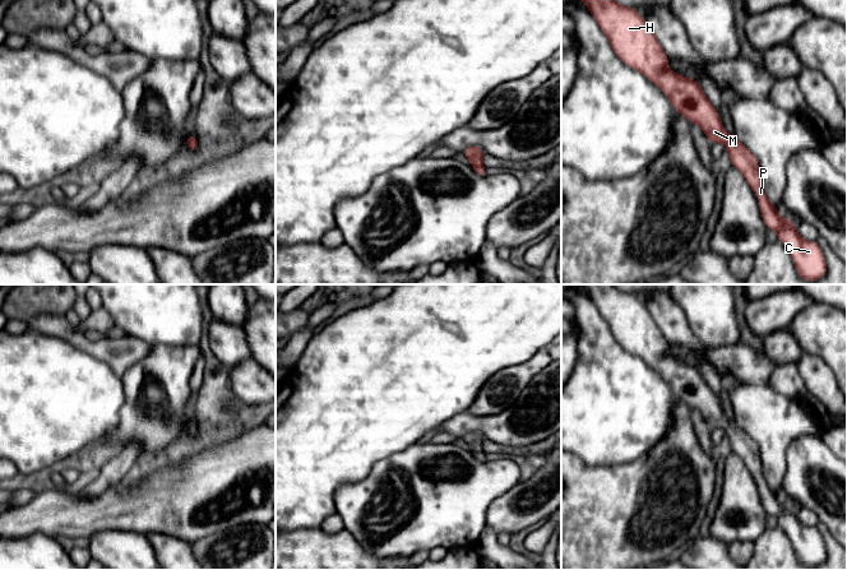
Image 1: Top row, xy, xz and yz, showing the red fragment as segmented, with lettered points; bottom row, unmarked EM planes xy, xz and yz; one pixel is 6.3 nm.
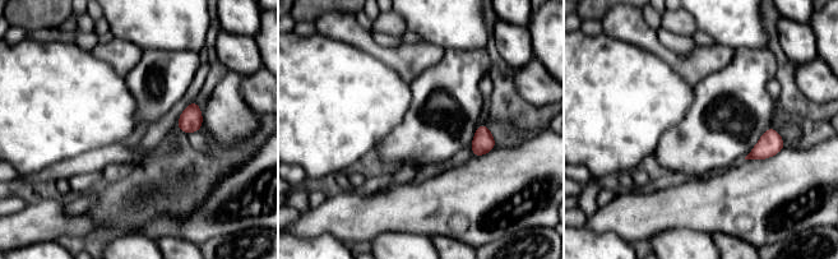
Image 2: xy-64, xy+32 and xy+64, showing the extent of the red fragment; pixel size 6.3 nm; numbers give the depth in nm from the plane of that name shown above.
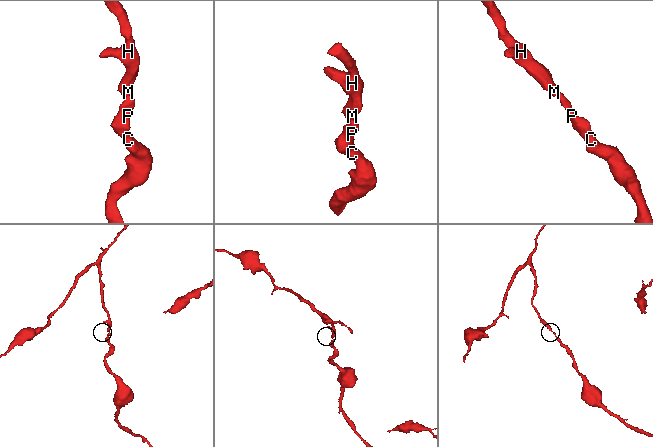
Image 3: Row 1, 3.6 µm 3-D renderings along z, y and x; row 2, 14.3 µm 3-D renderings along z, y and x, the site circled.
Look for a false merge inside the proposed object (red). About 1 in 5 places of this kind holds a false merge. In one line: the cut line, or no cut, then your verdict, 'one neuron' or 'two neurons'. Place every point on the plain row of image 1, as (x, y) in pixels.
no cut; one neuron

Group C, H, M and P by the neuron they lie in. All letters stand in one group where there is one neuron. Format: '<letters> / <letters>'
C H M P

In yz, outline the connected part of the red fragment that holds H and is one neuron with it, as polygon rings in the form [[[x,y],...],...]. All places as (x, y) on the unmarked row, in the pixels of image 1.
[[[615,284],[578,286],[587,291],[622,348],[658,371],[676,398],[689,409],[698,409],[711,430],[726,430],[732,453],[745,462],[754,476],[767,514],[776,516],[778,525],[791,538],[799,562],[807,567],[821,565],[827,560],[827,548],[818,528],[804,525],[791,504],[779,502],[777,491],[769,487],[762,472],[755,441],[733,420],[726,418],[718,395],[708,386],[699,367],[668,354],[668,340],[637,293],[620,291]]]

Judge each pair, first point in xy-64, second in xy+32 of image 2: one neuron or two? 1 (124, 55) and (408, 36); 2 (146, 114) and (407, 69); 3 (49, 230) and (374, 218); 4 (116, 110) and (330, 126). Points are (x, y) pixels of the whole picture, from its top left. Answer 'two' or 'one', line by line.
1: two
2: two
3: one
4: one

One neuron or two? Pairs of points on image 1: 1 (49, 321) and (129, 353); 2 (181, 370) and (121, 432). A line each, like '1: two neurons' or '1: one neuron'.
1: one neuron
2: one neuron

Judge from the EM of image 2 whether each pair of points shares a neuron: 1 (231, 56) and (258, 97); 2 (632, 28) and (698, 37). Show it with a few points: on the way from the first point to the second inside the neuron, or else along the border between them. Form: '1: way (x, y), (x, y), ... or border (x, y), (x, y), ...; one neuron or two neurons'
1: border (263, 66), (242, 77), (228, 70); two neurons
2: border (714, 42), (707, 46), (697, 46); two neurons

